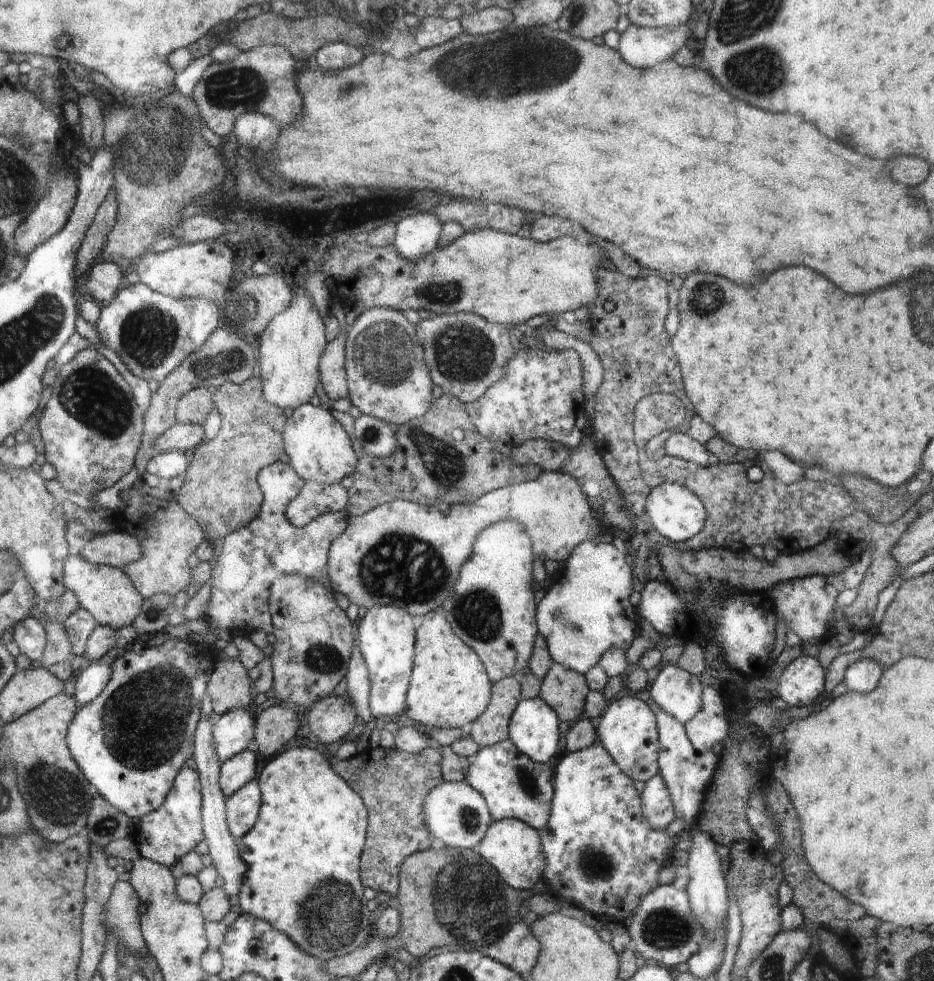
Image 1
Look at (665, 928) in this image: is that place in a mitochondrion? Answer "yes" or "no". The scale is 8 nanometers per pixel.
yes

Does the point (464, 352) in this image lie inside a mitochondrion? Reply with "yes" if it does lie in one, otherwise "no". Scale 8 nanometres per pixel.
yes

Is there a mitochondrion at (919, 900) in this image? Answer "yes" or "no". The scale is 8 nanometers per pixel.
no

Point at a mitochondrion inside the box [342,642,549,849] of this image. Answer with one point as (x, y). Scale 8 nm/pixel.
(526, 779)

